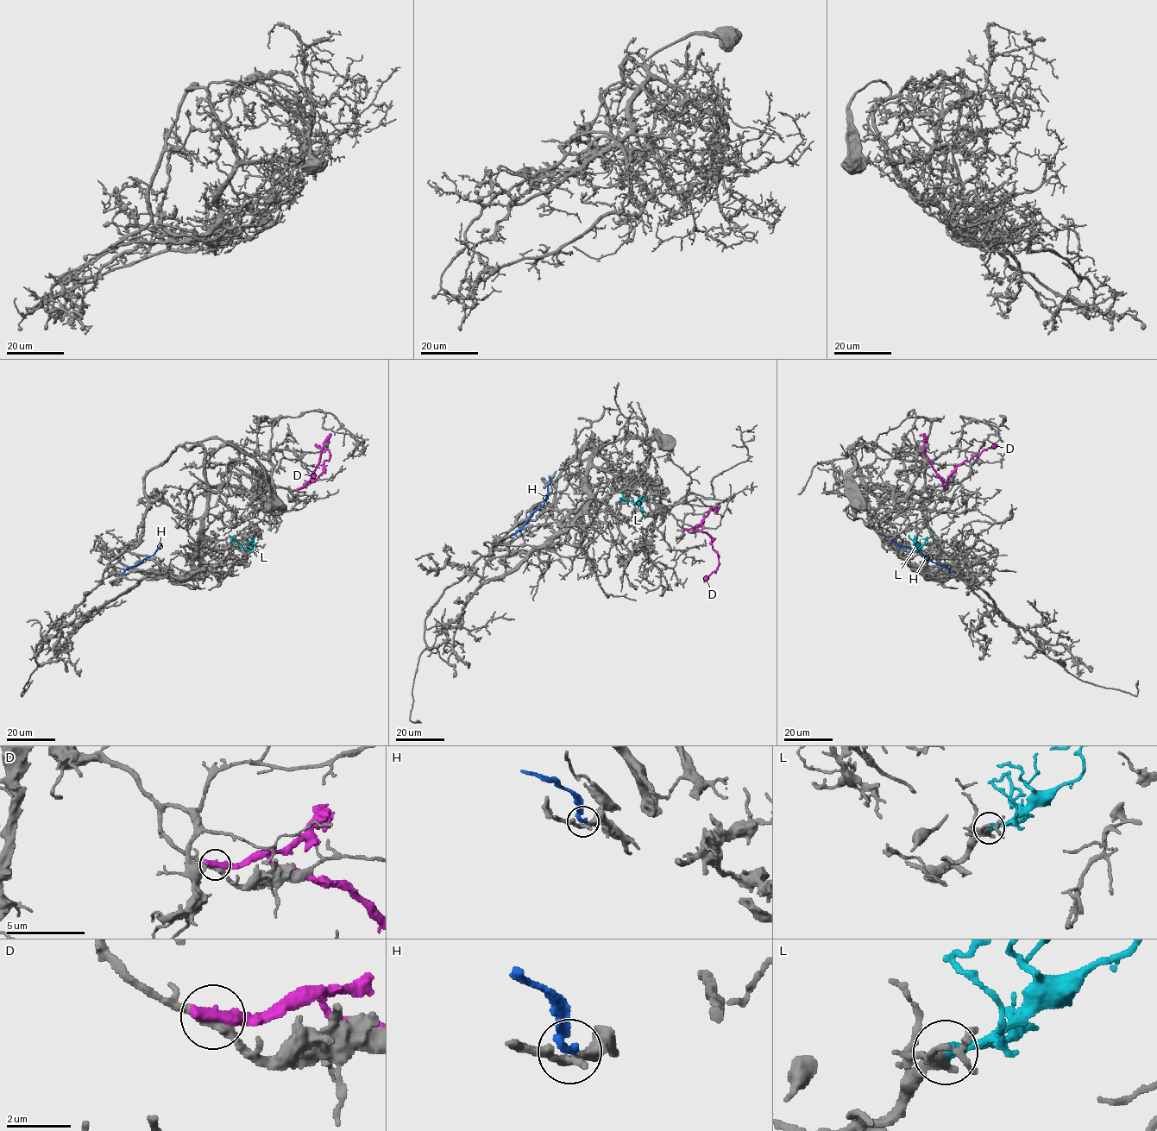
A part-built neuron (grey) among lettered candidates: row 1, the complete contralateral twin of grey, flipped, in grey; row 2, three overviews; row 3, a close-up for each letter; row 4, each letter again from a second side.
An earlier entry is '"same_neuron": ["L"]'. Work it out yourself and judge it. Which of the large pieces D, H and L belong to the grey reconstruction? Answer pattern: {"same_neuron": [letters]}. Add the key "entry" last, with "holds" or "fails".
{"same_neuron": ["L"], "entry": "holds"}

